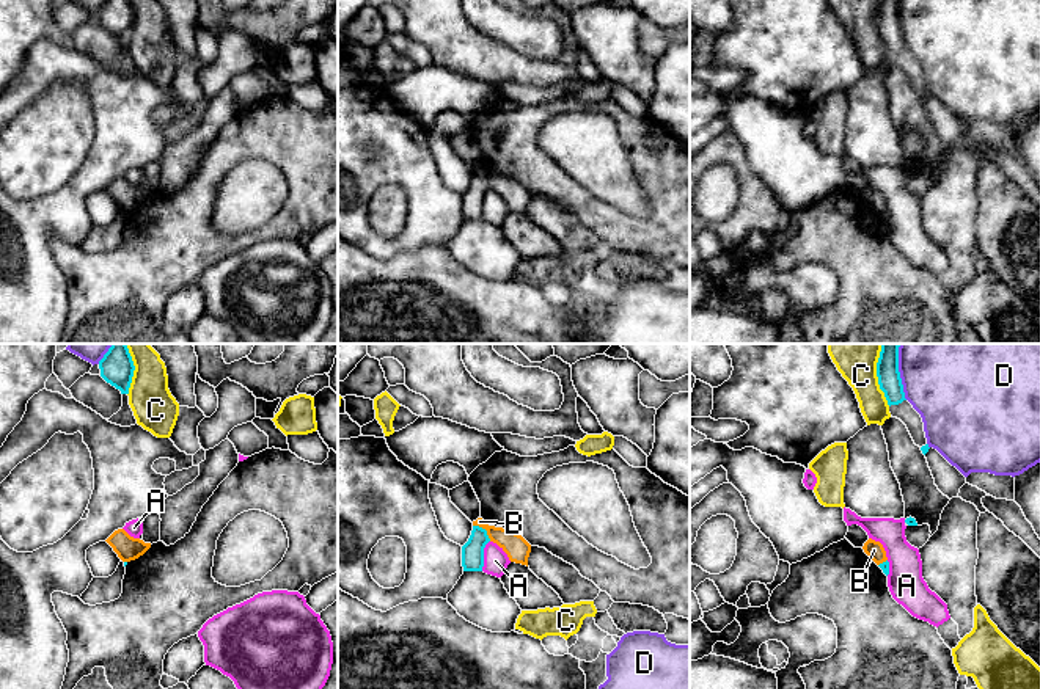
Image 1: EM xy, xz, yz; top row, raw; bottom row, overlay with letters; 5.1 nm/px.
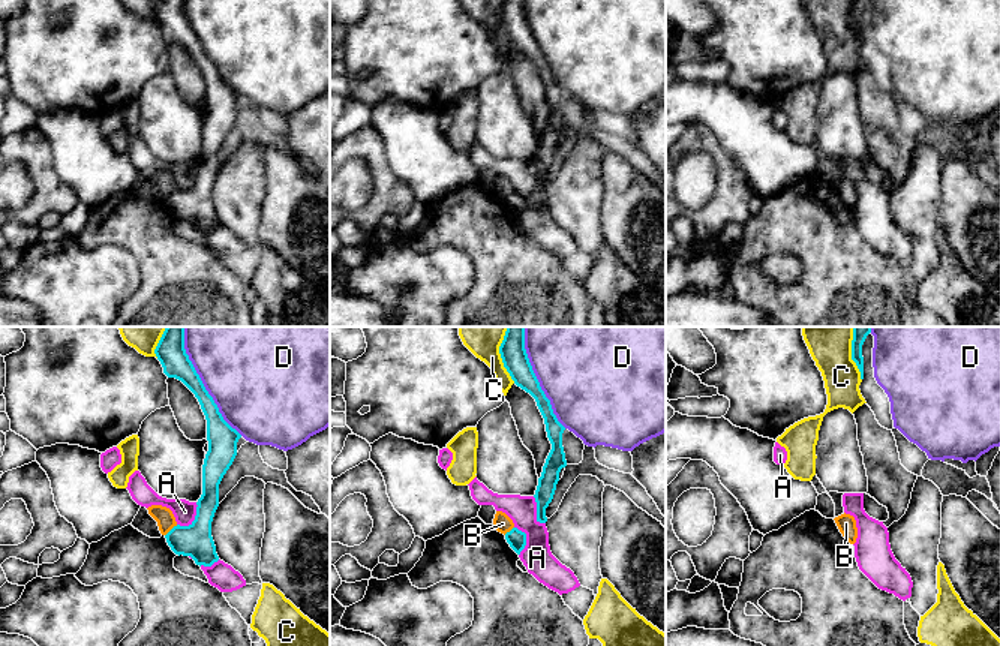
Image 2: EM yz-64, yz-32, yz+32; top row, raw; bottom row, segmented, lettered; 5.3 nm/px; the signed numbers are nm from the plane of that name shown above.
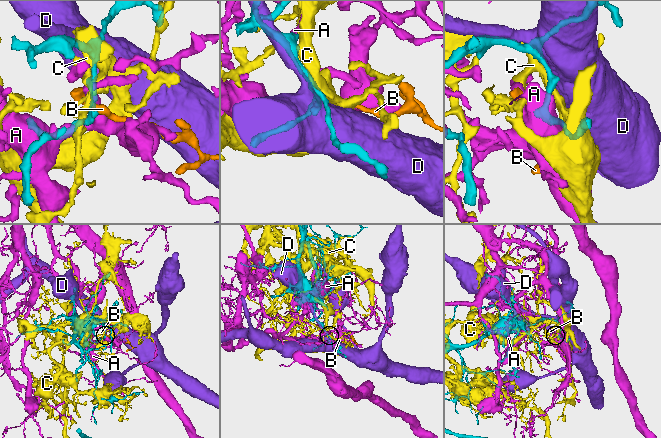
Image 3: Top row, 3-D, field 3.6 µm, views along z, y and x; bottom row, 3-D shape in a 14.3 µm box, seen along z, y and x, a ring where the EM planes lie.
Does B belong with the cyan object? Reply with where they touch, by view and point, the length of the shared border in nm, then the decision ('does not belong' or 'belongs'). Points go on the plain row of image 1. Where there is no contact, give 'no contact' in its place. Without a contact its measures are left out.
contact xz (484, 178); length 130 nm; does not belong

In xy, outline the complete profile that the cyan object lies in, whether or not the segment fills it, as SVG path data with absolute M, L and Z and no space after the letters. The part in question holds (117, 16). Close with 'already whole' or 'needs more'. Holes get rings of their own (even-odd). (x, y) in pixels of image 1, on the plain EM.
M107 0L99 9L101 25L121 39L129 42L134 25L134 9L129 0Z; already whole

